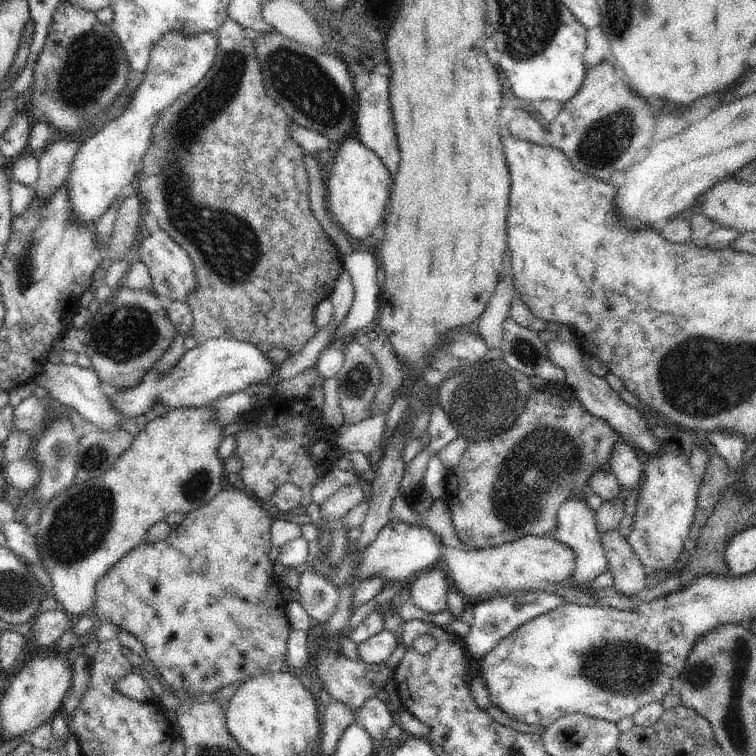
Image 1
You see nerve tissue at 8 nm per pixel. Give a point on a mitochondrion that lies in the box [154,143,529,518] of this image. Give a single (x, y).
(197, 486)

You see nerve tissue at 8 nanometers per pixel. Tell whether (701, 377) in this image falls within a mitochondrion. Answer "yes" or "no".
yes

